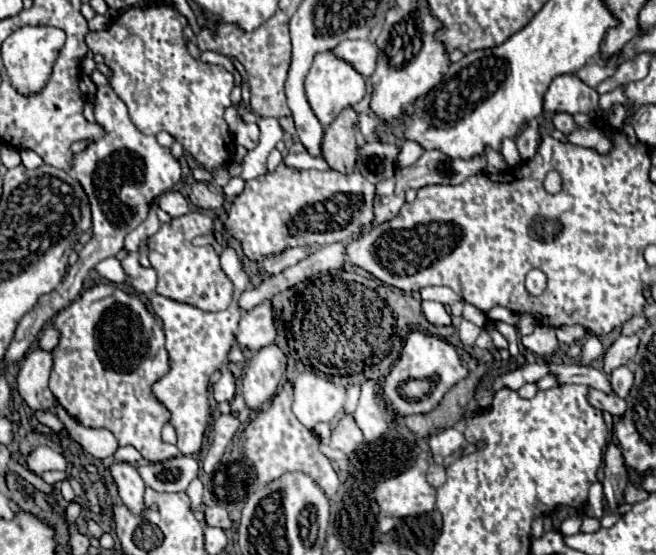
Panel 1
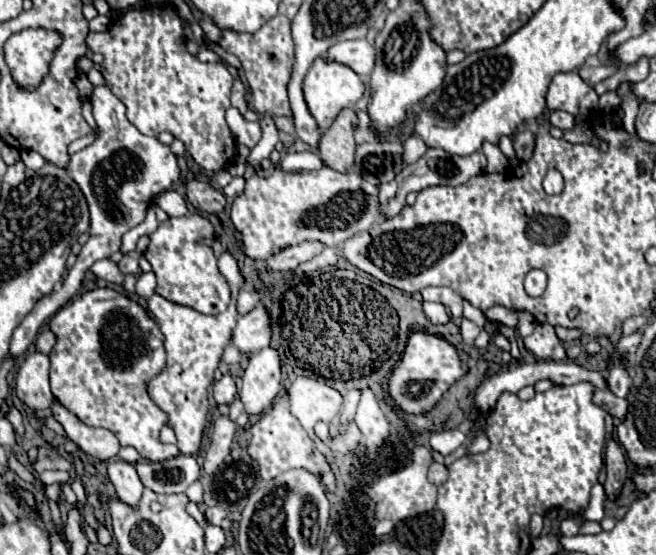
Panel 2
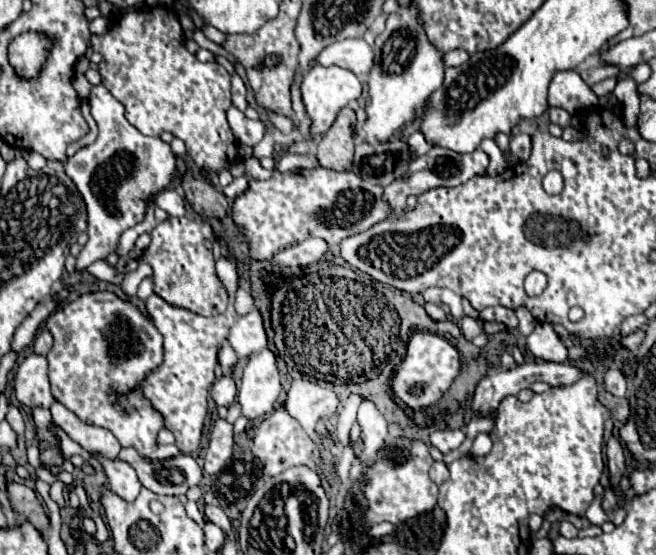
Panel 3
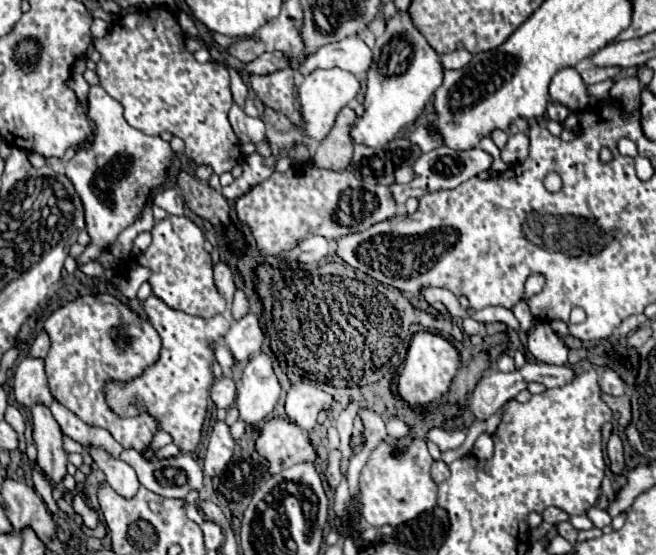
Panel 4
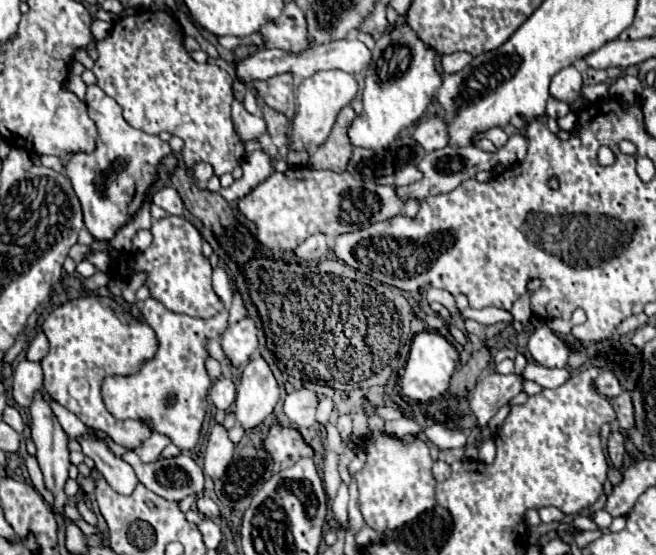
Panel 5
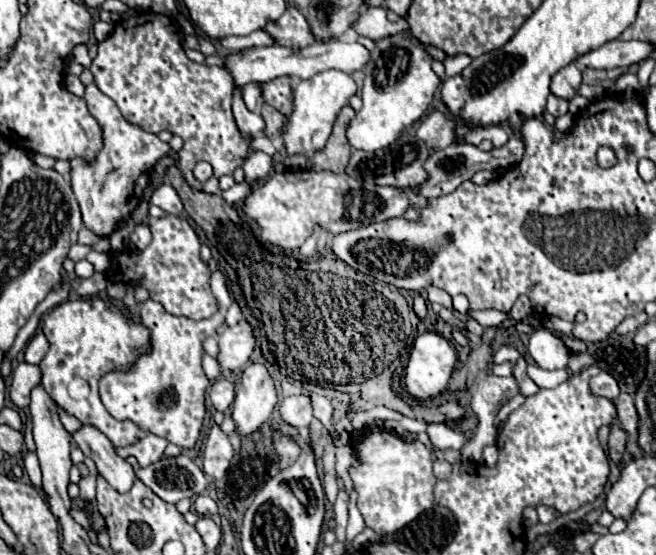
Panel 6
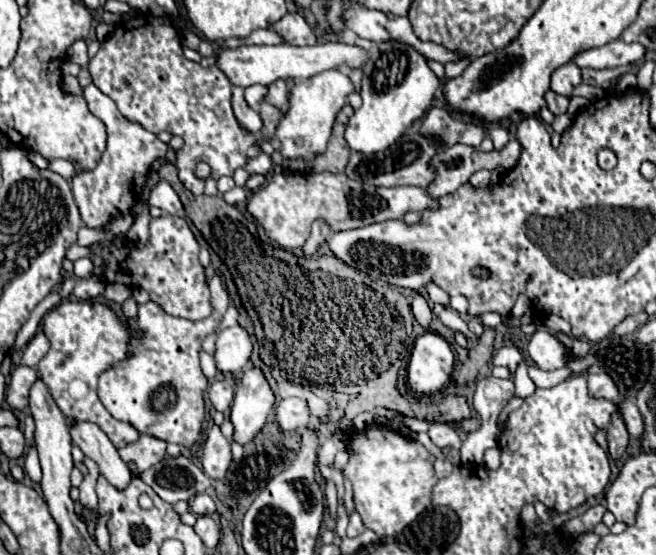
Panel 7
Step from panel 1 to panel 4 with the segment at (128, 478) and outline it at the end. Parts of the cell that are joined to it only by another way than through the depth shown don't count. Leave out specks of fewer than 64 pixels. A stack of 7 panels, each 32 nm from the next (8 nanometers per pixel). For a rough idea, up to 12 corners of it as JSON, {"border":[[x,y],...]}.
{"border":[[104,448],[84,450],[104,472],[106,482],[124,498],[140,486],[136,472]]}

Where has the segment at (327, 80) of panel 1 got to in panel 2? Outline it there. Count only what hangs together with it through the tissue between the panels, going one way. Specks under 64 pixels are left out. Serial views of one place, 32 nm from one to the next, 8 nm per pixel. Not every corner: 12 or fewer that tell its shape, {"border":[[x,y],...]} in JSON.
{"border":[[320,58],[304,78],[304,100],[324,132],[364,94],[348,66]]}

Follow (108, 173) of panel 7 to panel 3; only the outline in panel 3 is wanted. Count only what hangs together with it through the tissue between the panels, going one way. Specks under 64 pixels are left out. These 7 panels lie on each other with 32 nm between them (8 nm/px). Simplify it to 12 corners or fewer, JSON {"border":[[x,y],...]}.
{"border":[[104,86],[88,102],[98,138],[66,162],[90,236],[70,284],[116,250],[176,170]]}

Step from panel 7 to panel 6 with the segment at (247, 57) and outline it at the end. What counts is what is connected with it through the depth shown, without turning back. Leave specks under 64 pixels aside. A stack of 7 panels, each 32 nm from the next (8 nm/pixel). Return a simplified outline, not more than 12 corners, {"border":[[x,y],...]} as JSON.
{"border":[[358,42],[300,50],[254,46],[230,52],[234,84],[300,80],[336,68],[356,72],[370,54]]}

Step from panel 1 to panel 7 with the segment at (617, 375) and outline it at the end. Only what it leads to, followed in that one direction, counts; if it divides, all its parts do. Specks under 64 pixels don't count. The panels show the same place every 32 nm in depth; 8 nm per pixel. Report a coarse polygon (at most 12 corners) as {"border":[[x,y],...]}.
{"border":[[606,372],[588,374],[588,394],[616,402],[616,386]]}

